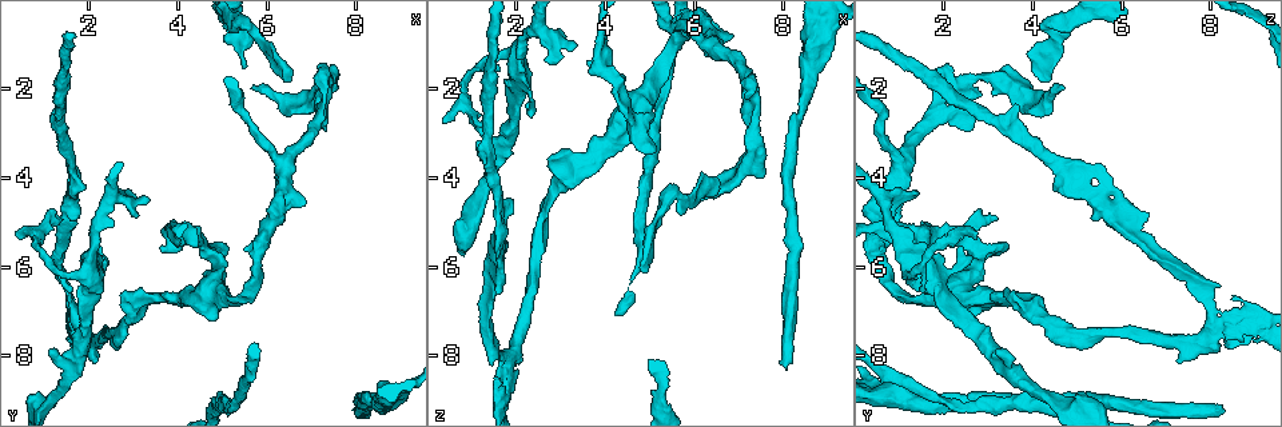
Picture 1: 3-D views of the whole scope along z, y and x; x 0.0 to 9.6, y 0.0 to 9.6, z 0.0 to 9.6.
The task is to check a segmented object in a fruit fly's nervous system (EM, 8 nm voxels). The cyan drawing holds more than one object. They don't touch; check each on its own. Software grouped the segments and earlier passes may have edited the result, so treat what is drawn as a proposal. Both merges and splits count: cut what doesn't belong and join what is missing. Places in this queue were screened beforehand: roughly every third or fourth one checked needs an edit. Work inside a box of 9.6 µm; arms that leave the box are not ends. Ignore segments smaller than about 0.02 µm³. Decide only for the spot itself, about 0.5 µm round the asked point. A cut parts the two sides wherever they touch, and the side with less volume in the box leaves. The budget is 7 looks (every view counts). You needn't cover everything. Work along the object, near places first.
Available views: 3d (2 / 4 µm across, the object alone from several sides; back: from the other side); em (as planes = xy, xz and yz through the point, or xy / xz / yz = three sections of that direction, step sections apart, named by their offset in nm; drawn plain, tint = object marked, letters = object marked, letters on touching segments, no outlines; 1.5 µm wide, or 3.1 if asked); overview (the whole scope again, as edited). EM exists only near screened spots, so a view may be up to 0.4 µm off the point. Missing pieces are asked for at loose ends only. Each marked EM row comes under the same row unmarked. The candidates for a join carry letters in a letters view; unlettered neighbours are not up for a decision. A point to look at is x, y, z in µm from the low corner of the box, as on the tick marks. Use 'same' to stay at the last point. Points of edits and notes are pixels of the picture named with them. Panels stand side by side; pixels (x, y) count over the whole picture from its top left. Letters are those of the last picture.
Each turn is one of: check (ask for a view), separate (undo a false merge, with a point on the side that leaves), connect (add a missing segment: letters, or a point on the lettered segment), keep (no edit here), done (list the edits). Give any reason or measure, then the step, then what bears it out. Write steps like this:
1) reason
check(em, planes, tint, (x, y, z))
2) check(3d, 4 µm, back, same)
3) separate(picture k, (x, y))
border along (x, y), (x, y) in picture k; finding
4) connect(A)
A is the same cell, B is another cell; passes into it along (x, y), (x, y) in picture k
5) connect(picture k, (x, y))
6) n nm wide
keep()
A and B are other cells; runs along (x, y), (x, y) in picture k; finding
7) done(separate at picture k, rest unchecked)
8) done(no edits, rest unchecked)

check(em, xz, step 8, letters, (6.90, 4.55, 0.85))

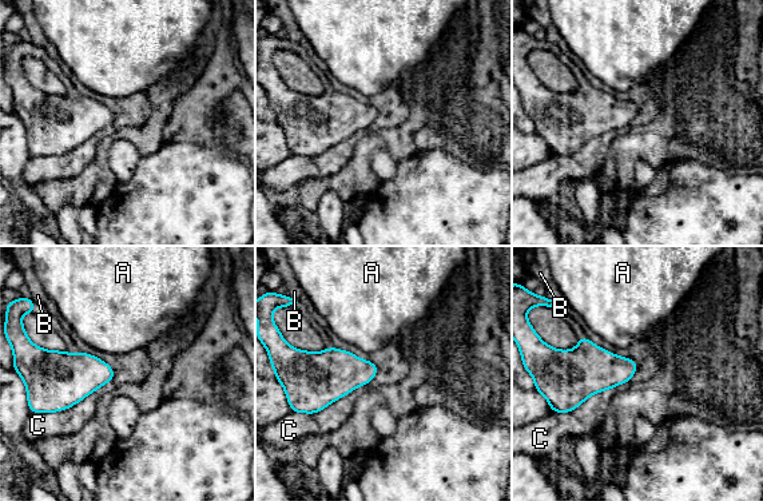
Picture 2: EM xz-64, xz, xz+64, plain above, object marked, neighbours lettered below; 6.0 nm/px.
C touches over 380 nm
keep()
A, B and C are other cells; none of them fits

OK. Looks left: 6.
check(3d, 4 µm, (6.00, 1.10, 4.40))

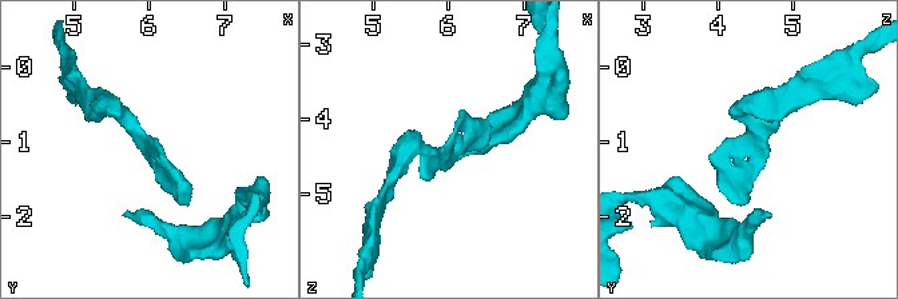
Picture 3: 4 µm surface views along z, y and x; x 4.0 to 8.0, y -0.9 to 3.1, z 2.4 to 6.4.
check(em, planes, letters, (6.00, 1.15, 4.40))

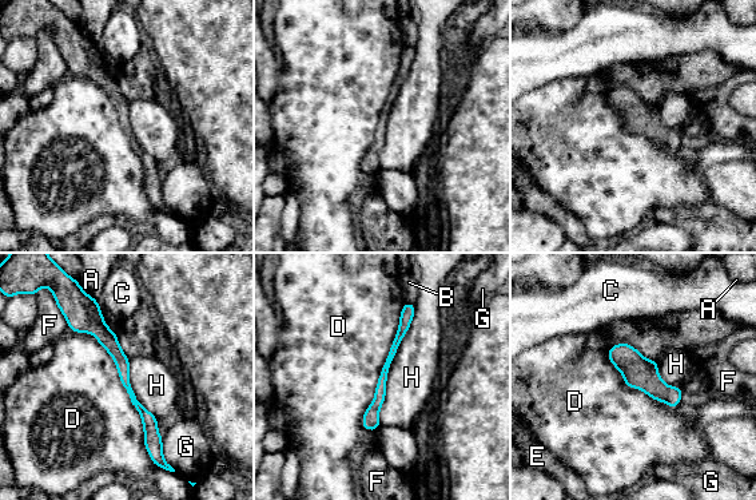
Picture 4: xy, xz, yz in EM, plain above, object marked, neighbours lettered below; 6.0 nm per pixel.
70 nm wide
keep()
A, B, C, D, E, F, G and H are other cells; one neuron here

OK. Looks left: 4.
free end
check(3d, 4 µm, (1.70, 6.50, 1.50))

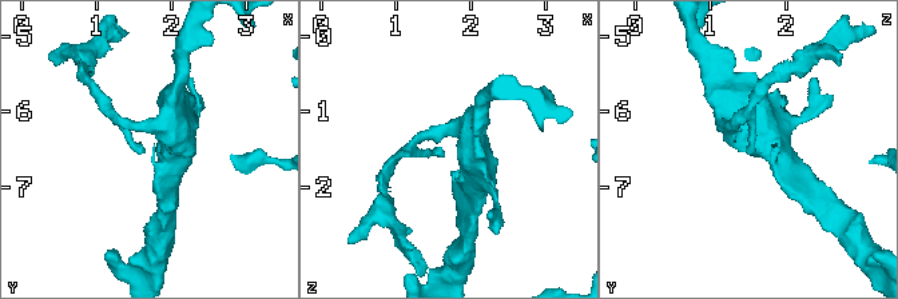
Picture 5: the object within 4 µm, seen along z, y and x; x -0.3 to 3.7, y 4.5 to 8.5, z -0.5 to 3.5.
check(em, xz, step 4, letters, (1.65, 6.50, 1.55))

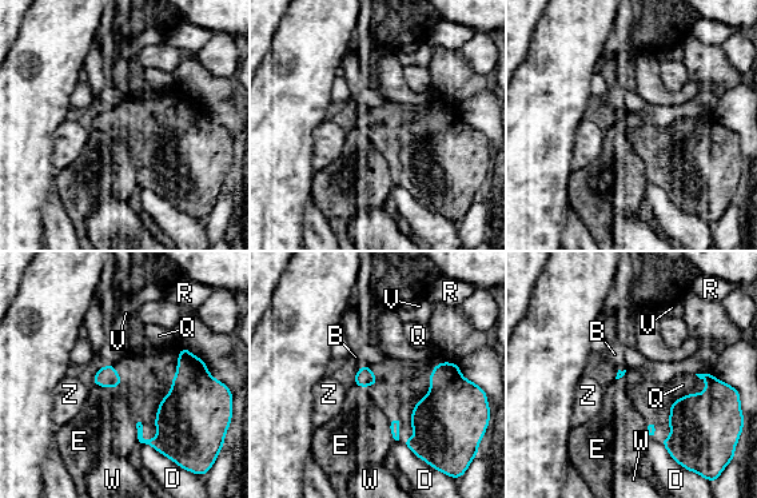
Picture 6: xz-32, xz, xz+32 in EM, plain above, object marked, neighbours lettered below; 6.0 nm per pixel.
keep()
B, D, E, Q, R, V, W and Z are other cells; border along (94, 385), (112, 389) in picture 6; none of them fits

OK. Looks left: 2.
done(no edits, rest unchecked)

